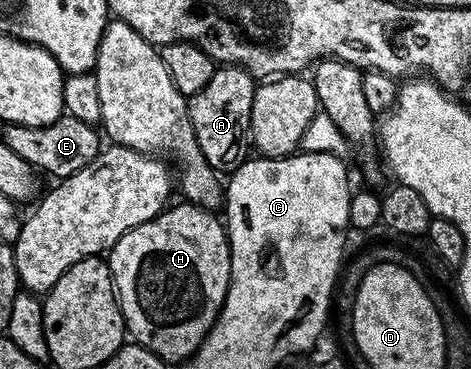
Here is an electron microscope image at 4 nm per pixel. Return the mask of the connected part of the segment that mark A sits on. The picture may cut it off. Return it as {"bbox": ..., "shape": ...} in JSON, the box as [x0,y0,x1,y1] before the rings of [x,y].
{"bbox":[188,66,255,170],"shape":[[[221,66],[216,69],[202,92],[188,97],[189,117],[201,152],[207,162],[218,170],[232,170],[240,166],[251,148],[249,123],[251,102],[255,98],[255,77],[246,68]]]}

